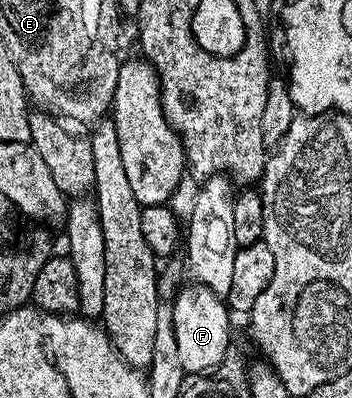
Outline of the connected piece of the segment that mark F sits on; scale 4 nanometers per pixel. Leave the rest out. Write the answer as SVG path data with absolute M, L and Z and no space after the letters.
M184 286L170 304L171 320L177 337L177 353L181 356L184 372L210 373L229 354L230 347L227 346L231 343L232 316L226 302L214 295L208 287L190 286Z

